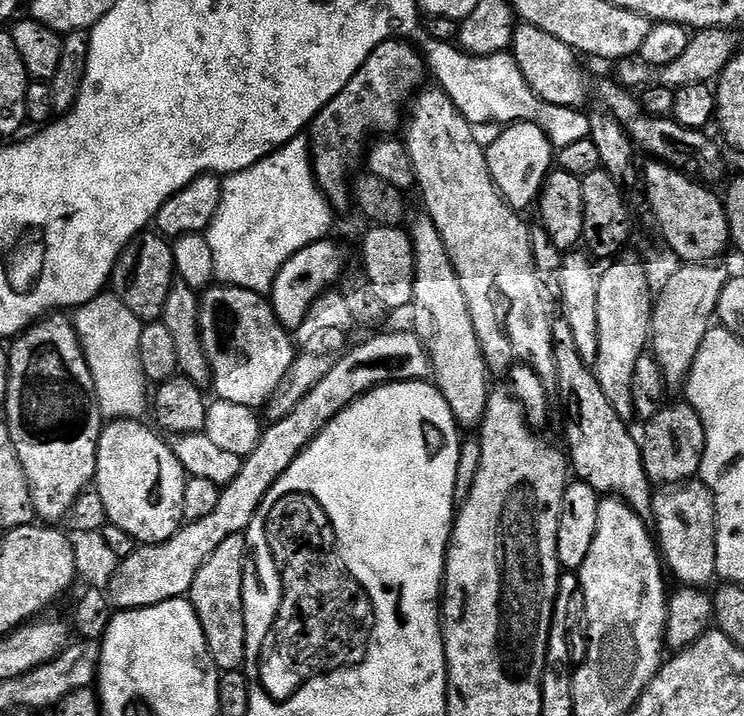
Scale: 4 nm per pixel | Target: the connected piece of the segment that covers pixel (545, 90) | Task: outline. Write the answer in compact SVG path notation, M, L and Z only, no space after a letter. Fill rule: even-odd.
M521 23L513 34L510 52L515 56L528 85L545 102L560 107L585 107L584 103L588 100L588 80L584 77L583 70L576 65L578 53L570 46L558 42L558 38L546 34L546 30Z

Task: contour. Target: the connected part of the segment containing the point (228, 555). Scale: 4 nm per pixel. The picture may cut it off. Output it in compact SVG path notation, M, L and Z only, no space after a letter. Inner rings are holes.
M228 542L223 543L213 553L211 559L205 561L197 570L190 591L191 602L196 607L196 613L208 639L208 649L212 652L212 661L225 673L242 667L244 655L246 658L250 652L250 628L246 623L245 589L243 592L240 588L220 588L219 582L216 581L216 564L229 564L232 568L236 568L240 564L239 550L231 548L230 545L232 544Z

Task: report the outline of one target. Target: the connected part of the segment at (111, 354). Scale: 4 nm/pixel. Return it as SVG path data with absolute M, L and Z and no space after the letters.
M103 292L90 303L81 305L73 315L73 328L91 371L101 417L106 420L139 419L146 410L146 390L139 376L140 336L144 326L119 295L110 293Z

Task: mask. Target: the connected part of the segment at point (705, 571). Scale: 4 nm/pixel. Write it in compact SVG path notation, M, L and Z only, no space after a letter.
M692 482L687 486L676 486L665 496L657 495L652 502L652 515L654 517L654 532L658 537L658 548L662 553L663 563L667 571L677 576L684 586L703 589L713 579L717 579L716 570L716 497L703 483Z

